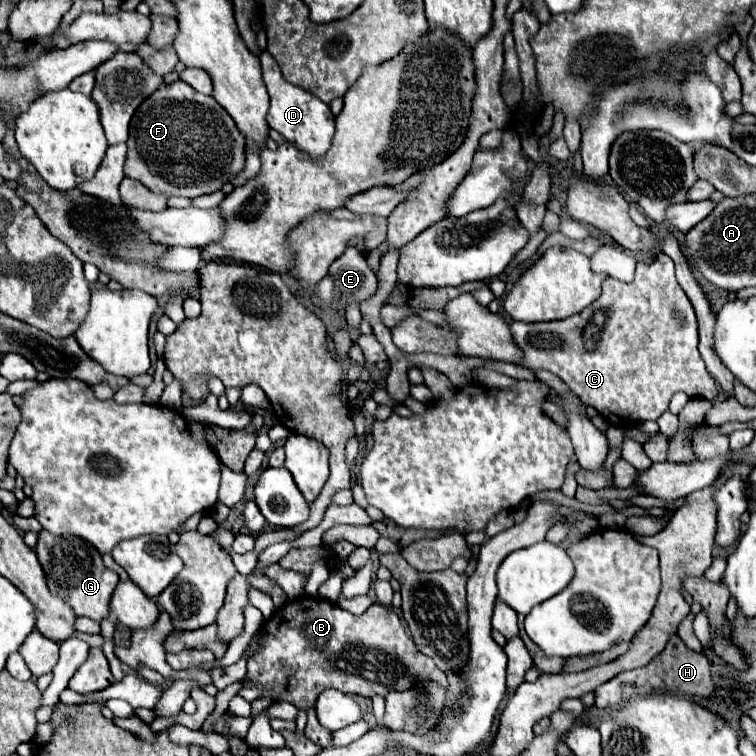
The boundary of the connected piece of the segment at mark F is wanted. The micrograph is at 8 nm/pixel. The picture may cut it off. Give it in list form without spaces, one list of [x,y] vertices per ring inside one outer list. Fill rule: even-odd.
[[[175,80],[173,84],[161,84],[149,98],[141,102],[131,118],[125,176],[139,180],[143,186],[165,196],[197,198],[221,190],[245,164],[245,138],[237,130],[231,116],[215,102],[213,96],[199,94],[189,84]]]

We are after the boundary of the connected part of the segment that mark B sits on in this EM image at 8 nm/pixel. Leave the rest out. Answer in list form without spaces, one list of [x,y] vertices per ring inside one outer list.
[[[301,596],[273,612],[261,628],[259,644],[261,648],[247,662],[243,684],[263,688],[265,698],[291,702],[299,710],[311,708],[317,694],[327,688],[371,698],[429,680],[447,686],[445,674],[417,650],[399,616],[381,604],[373,604],[361,616],[355,616],[325,598]]]

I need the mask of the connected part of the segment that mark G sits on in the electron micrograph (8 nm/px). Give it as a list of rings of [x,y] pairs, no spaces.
[[[41,530],[37,540],[37,556],[43,564],[49,590],[63,598],[73,608],[75,616],[87,616],[97,622],[109,616],[109,600],[119,576],[103,566],[101,554],[89,542],[77,536],[53,536],[47,530]]]

